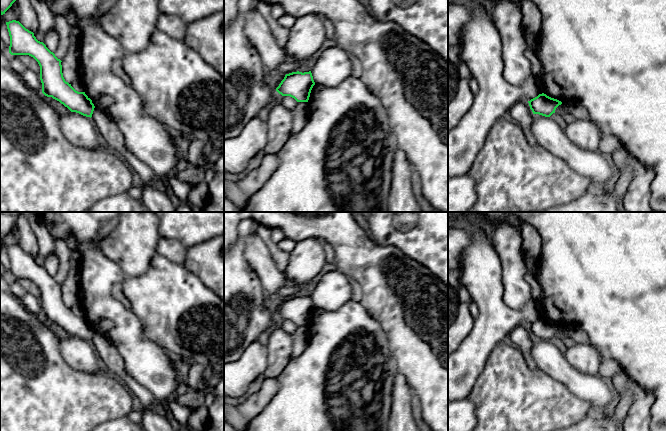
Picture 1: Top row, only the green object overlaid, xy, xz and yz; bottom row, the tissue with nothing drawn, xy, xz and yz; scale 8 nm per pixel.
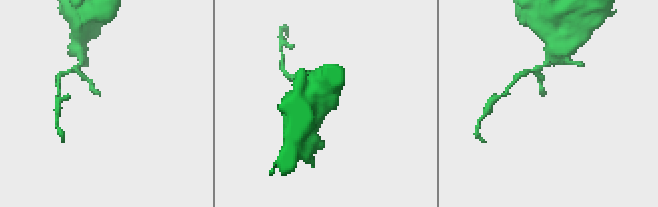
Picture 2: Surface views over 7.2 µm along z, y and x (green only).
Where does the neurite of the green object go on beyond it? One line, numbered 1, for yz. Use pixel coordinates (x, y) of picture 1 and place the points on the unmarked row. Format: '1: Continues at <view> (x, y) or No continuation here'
1: No continuation here

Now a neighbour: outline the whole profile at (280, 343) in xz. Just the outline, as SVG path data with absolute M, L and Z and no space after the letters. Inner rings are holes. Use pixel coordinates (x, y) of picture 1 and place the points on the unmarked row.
M281 328L273 330L267 344L268 366L264 372L265 378L278 377L290 361L292 347L292 334Z

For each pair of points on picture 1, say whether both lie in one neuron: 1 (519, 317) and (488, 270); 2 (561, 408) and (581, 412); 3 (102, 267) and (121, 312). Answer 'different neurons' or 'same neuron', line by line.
1: same neuron
2: same neuron
3: same neuron

